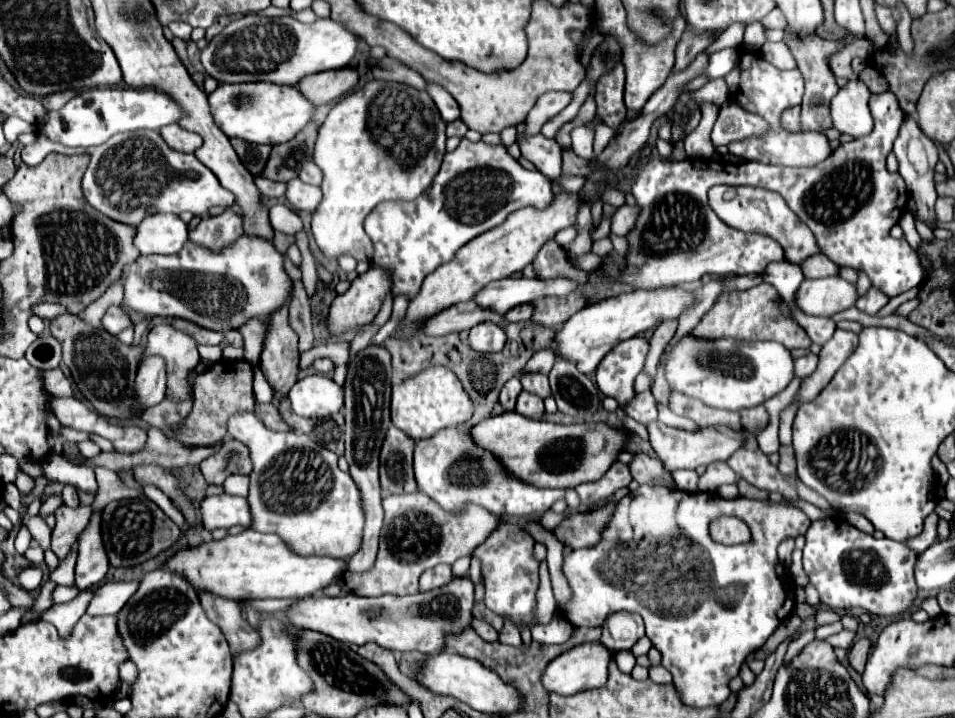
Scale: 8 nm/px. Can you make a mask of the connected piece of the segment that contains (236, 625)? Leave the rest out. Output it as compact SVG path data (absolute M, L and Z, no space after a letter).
M198 591L198 597L208 619L222 629L232 653L236 653L236 649L254 649L260 643L260 635L256 633L256 629L250 627L242 617L238 601L214 595L210 591Z

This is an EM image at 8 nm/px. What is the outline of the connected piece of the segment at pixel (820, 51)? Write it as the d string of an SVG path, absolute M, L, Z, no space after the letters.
M812 33L810 35L790 35L786 39L786 45L792 51L792 55L798 63L798 69L802 71L804 81L806 81L806 93L802 99L802 127L804 127L804 131L820 131L820 129L832 127L830 117L828 117L828 101L830 101L830 97L836 95L838 85L834 81L832 71L828 69L828 53L836 53L836 49L840 49L840 45L836 45L832 41L824 41Z

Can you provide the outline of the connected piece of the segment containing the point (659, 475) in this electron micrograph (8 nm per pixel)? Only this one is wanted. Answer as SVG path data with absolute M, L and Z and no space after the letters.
M636 455L636 459L630 463L632 477L638 485L656 485L656 479L662 479L662 485L668 489L676 489L676 483L672 479L672 473L664 469L662 461L652 459L648 455Z

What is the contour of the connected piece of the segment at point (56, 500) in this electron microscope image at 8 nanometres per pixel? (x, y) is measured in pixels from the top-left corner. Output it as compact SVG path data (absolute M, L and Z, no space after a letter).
M52 495L47 497L40 507L39 516L43 517L50 513L54 513L62 504L63 501L61 496Z

